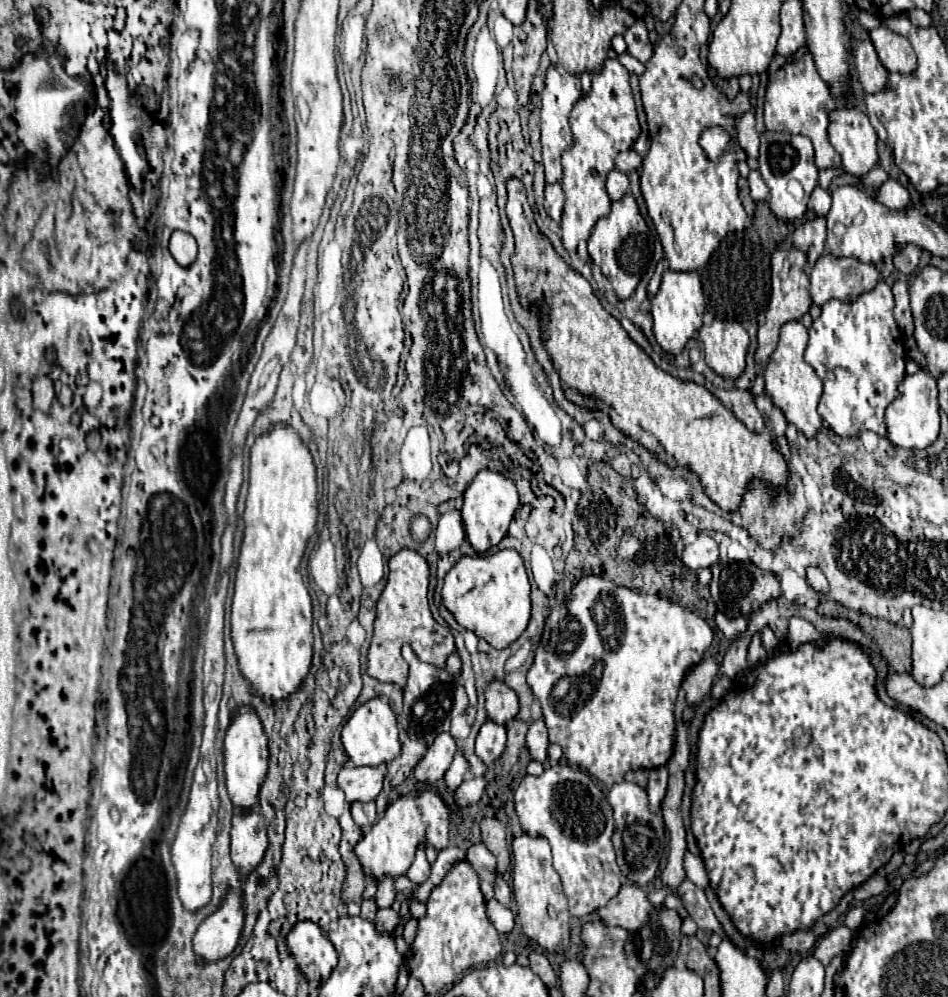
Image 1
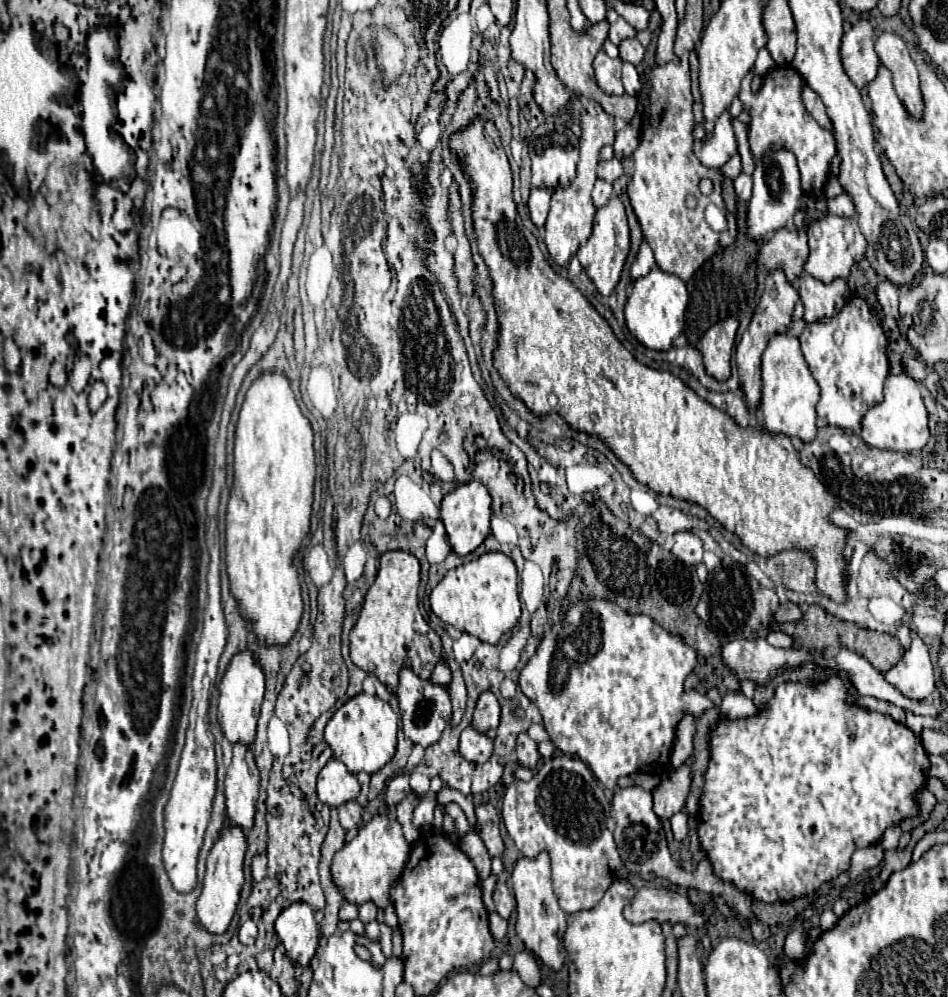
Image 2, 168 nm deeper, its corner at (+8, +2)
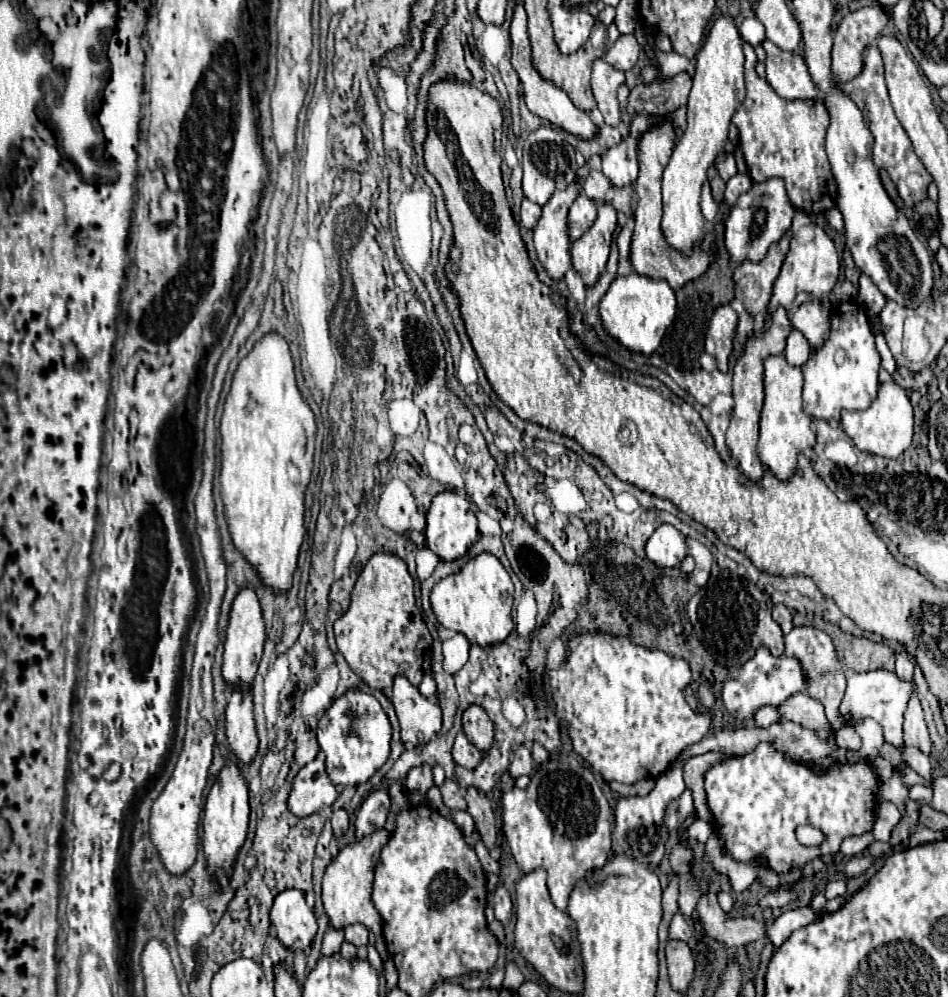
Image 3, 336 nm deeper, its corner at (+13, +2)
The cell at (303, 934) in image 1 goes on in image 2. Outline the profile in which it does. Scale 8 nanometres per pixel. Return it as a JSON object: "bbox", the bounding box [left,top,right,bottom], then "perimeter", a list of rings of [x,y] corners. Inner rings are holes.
{"bbox":[275,901,319,967],"perimeter":[[[299,901],[283,909],[275,921],[275,931],[289,957],[307,967],[319,945],[319,929],[311,905]]]}

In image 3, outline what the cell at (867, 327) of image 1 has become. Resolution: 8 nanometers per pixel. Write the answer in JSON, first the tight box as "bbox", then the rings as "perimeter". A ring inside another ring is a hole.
{"bbox":[802,303,880,423],"perimeter":[[[844,303],[832,313],[832,331],[826,343],[816,349],[802,365],[804,375],[804,411],[816,419],[840,423],[840,411],[868,409],[878,391],[880,355],[876,351],[874,333],[862,307]]]}

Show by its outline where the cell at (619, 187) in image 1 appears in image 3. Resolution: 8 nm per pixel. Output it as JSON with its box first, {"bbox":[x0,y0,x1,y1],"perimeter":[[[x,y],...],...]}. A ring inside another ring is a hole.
{"bbox":[568,195,598,239],"perimeter":[[[580,195],[574,205],[570,207],[570,215],[568,215],[568,233],[570,239],[578,239],[596,219],[598,213],[598,203],[594,199],[590,199],[588,195]]]}

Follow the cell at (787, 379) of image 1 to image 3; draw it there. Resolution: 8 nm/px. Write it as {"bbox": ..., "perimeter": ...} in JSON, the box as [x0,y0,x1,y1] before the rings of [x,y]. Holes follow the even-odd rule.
{"bbox":[758,355,816,479],"perimeter":[[[770,355],[764,361],[764,407],[760,415],[760,439],[758,455],[760,461],[778,479],[788,479],[796,469],[796,455],[810,449],[816,443],[812,431],[812,419],[802,409],[802,371],[800,367],[788,365],[784,355]]]}

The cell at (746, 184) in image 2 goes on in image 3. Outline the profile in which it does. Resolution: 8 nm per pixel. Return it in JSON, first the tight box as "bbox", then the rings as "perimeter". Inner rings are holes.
{"bbox":[724,175,752,205],"perimeter":[[[736,175],[726,183],[726,193],[724,193],[724,201],[728,205],[734,205],[738,201],[738,197],[742,193],[746,193],[752,187],[752,179],[748,175]]]}

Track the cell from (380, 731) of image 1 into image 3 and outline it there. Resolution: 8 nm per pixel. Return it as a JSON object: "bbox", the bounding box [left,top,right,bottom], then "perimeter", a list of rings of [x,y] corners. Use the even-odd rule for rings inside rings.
{"bbox":[318,689,392,785],"perimeter":[[[358,689],[346,691],[318,721],[318,745],[326,755],[326,771],[334,785],[360,785],[366,783],[390,755],[392,725],[382,705],[374,695]]]}

